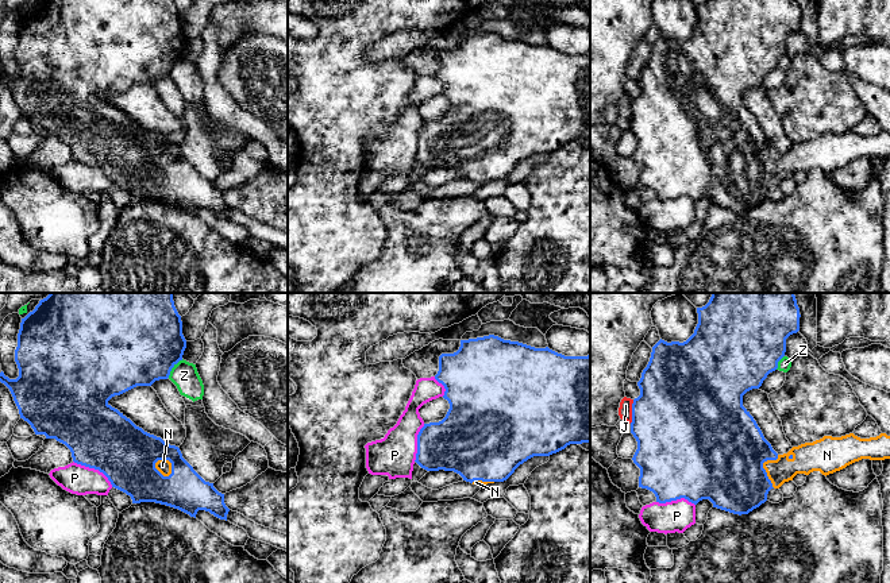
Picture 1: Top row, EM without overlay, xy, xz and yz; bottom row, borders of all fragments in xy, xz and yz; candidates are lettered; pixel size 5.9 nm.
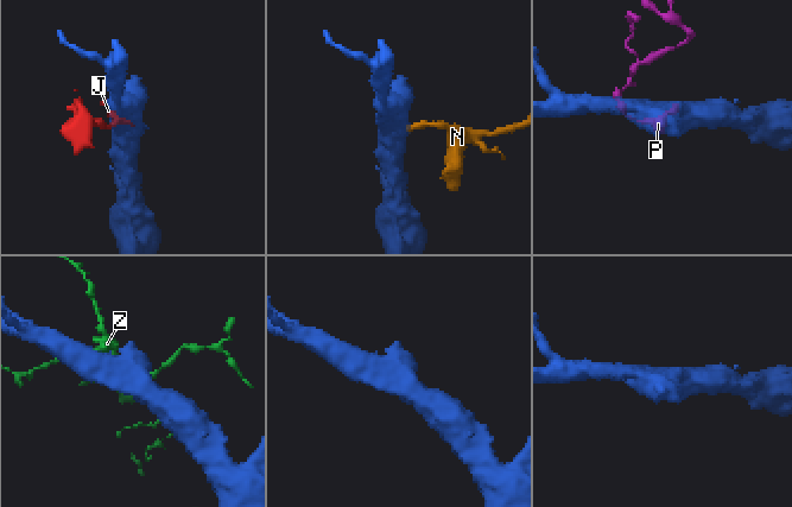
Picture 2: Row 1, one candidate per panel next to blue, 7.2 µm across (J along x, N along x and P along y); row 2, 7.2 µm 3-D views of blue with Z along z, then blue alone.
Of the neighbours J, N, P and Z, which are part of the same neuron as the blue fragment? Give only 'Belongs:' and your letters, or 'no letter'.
Belongs: N

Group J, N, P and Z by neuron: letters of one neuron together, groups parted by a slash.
J / N / P / Z

